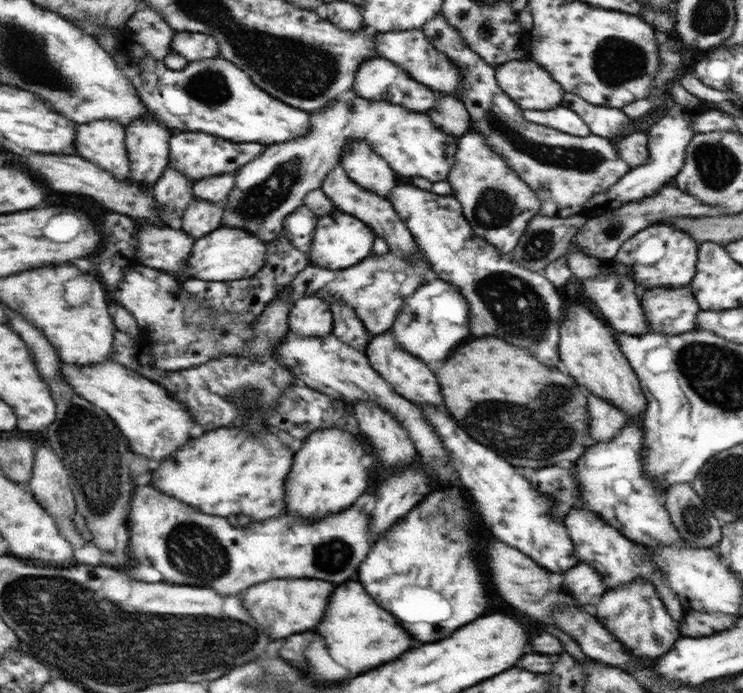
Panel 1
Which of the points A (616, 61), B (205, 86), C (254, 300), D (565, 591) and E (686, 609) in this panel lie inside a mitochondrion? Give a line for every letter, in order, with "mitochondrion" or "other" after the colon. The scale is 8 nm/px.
A: mitochondrion
B: mitochondrion
C: other
D: other
E: other

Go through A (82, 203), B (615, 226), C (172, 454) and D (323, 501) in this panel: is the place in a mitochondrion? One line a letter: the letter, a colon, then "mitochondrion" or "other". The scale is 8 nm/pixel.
A: other
B: mitochondrion
C: other
D: other

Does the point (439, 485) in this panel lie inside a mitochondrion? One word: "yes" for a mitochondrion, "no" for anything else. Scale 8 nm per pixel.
no

